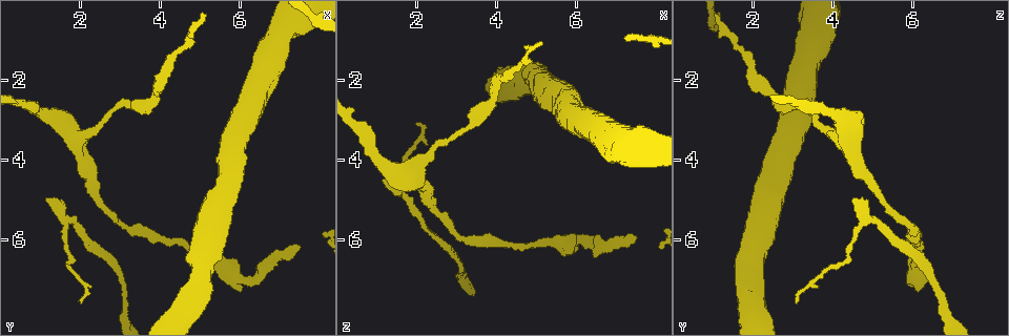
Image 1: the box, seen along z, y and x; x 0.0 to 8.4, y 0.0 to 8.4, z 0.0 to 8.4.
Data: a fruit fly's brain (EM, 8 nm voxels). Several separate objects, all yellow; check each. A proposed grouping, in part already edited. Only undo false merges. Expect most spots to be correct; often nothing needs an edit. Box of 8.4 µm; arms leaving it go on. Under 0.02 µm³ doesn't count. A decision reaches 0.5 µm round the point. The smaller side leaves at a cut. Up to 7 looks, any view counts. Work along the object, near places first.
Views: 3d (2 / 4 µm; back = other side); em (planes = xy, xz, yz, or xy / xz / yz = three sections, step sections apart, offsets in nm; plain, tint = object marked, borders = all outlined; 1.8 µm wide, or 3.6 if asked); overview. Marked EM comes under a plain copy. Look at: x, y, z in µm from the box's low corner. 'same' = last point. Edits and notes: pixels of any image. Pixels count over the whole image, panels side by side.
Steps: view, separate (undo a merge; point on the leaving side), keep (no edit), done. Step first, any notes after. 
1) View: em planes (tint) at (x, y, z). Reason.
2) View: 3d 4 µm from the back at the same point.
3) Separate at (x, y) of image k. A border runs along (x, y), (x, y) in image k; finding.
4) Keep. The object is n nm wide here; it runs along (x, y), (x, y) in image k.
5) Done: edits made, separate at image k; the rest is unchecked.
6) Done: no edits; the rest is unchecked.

View: 3d 4 µm at (1.60, 5.35, 4.75). Sudden change in width.

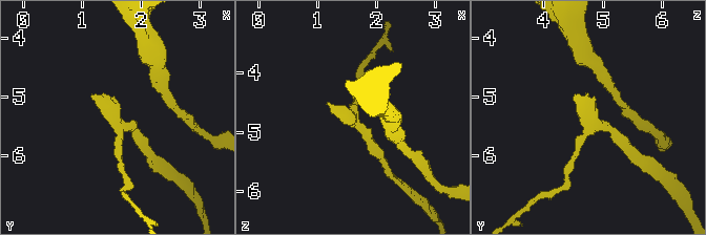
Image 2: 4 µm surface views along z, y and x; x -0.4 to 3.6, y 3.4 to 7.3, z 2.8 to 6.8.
View: em xy step 8 (tint) at (1.55, 5.35, 4.75).

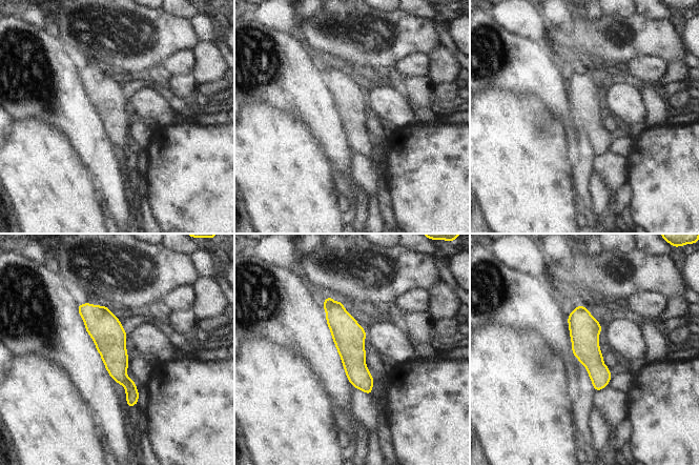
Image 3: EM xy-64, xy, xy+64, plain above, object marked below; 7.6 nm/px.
View: em planes (borders) at the same point. Cut it another way.

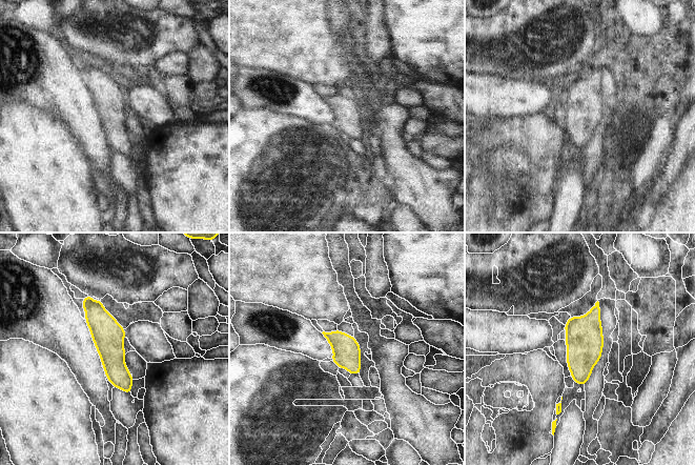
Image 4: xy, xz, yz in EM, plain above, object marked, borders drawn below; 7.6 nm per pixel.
Keep. One neuron here.

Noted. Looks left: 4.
View: 3d 2 µm at (1.90, 3.35, 4.35). Calibre changes.

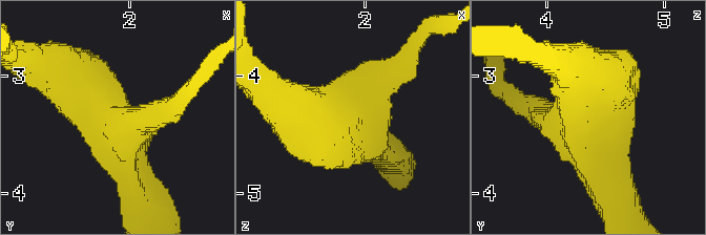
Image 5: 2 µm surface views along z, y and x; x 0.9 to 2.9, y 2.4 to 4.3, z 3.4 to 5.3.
View: em yz step 8 (tint) at (1.90, 3.40, 4.34). 3 arms meet here; the arms are 240, 260, 380 nm wide.

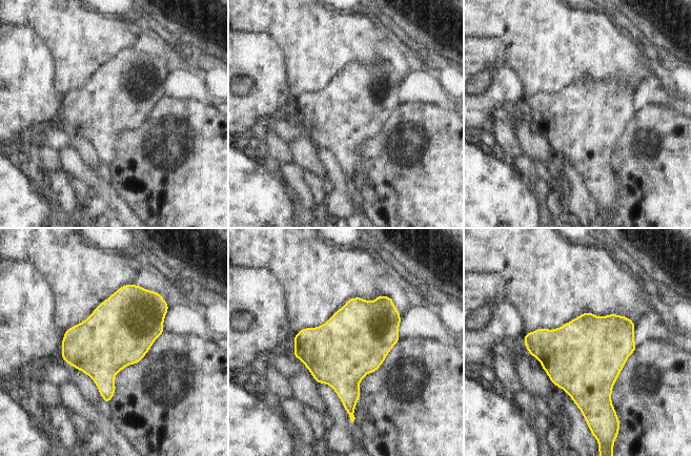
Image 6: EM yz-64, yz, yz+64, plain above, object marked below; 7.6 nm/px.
View: em xy step 16 (tint) at the same point.

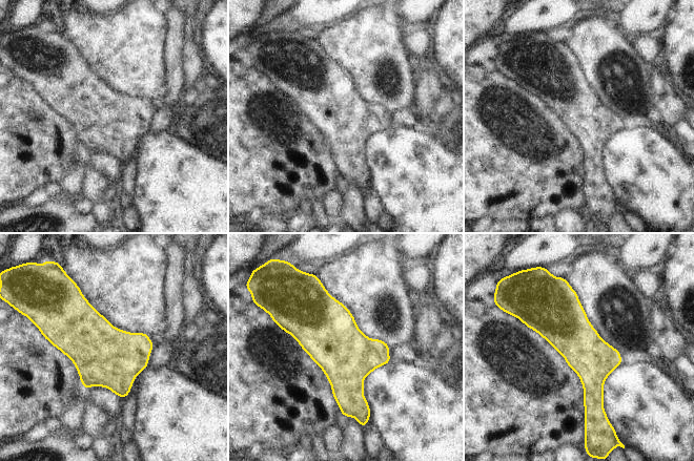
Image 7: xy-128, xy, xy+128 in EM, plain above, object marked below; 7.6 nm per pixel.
Keep. One neuron here.

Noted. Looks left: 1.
Done: no edits; the rest is unchecked.

